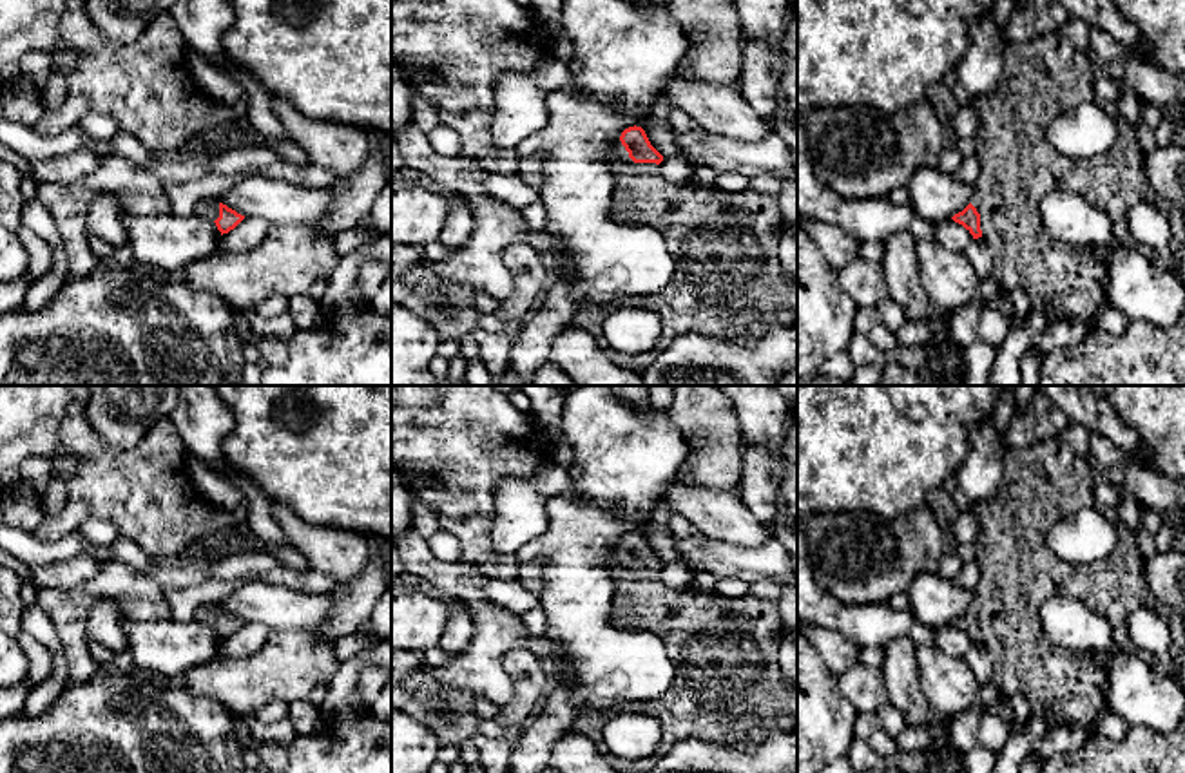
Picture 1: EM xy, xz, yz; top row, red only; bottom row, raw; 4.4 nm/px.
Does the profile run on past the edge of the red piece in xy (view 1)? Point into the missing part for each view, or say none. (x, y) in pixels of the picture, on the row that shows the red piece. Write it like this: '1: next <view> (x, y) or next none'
1: next xy (209, 209)

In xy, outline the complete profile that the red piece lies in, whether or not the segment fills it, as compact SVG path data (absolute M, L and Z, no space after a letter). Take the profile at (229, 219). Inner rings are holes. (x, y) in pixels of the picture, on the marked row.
M217 197L198 203L196 214L212 219L221 235L234 230L245 219L245 215L219 203Z

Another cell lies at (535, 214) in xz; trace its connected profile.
M538 199L533 205L522 210L524 219L529 224L529 230L545 232L547 230L547 210L544 203Z

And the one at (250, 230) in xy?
M245 217L234 230L223 234L217 252L246 252L255 248L266 235L270 223L259 217Z

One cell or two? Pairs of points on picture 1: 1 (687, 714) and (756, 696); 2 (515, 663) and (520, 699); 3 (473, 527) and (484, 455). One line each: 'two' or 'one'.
1: one
2: one
3: one

